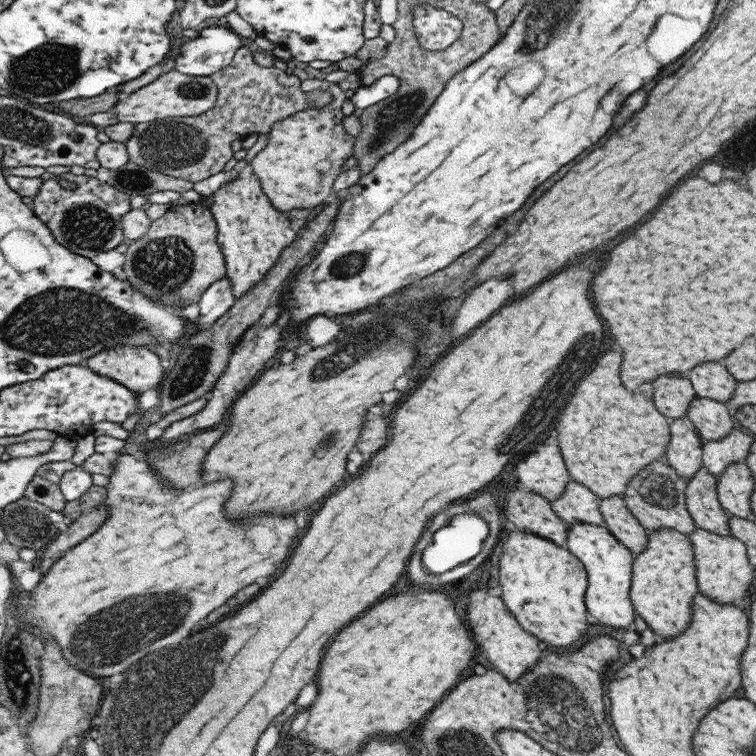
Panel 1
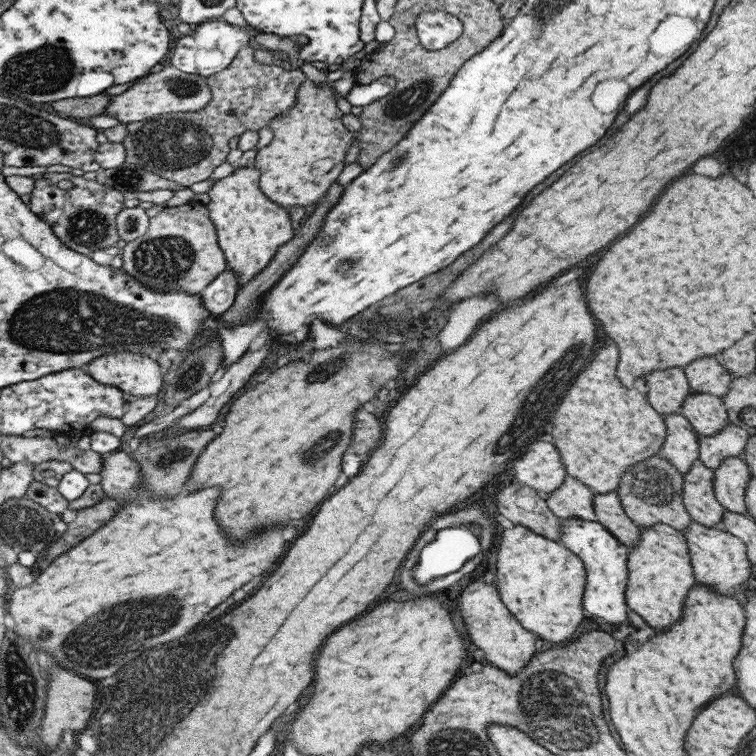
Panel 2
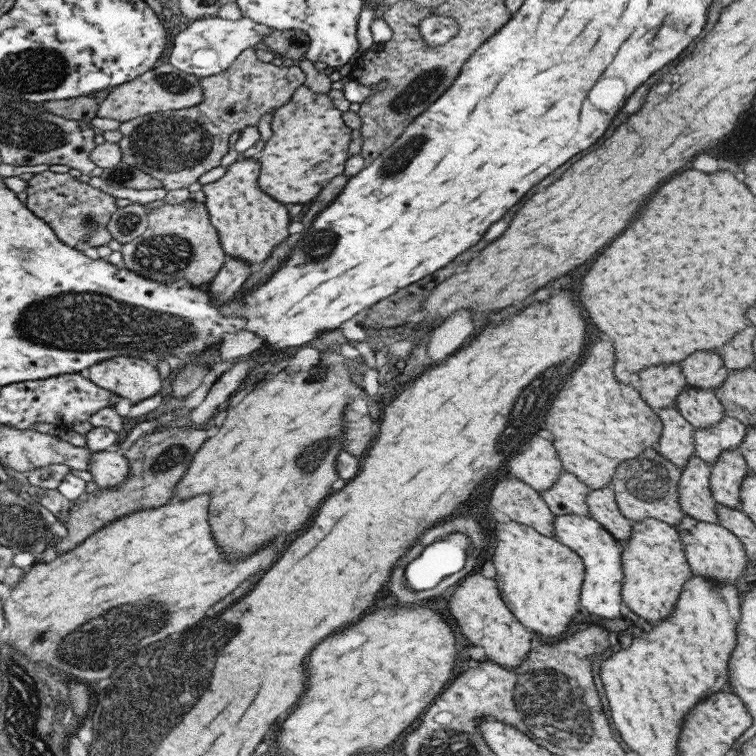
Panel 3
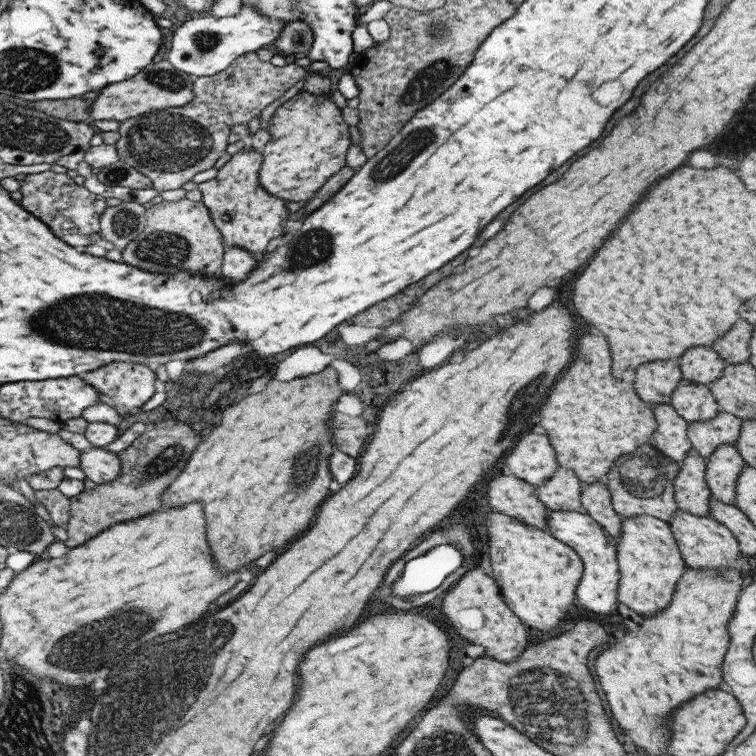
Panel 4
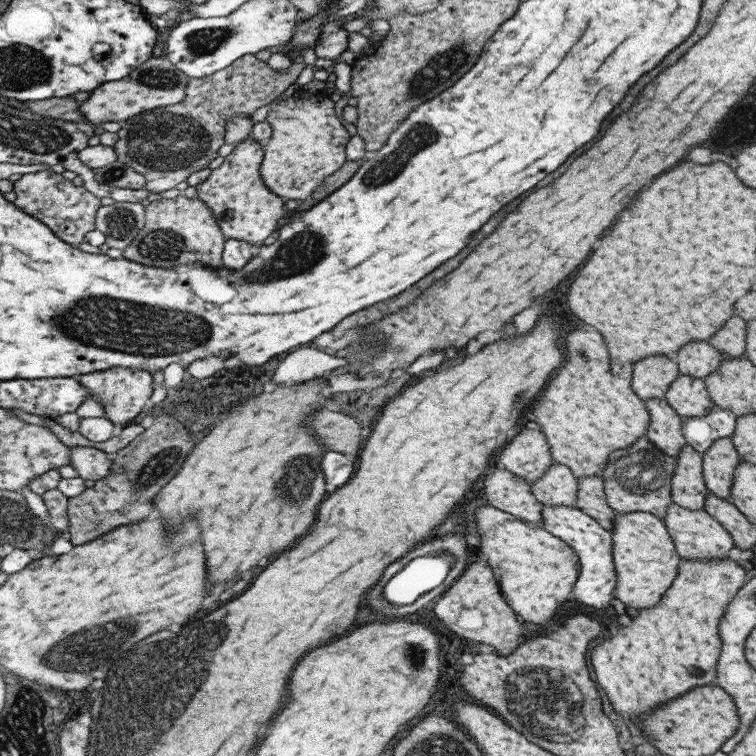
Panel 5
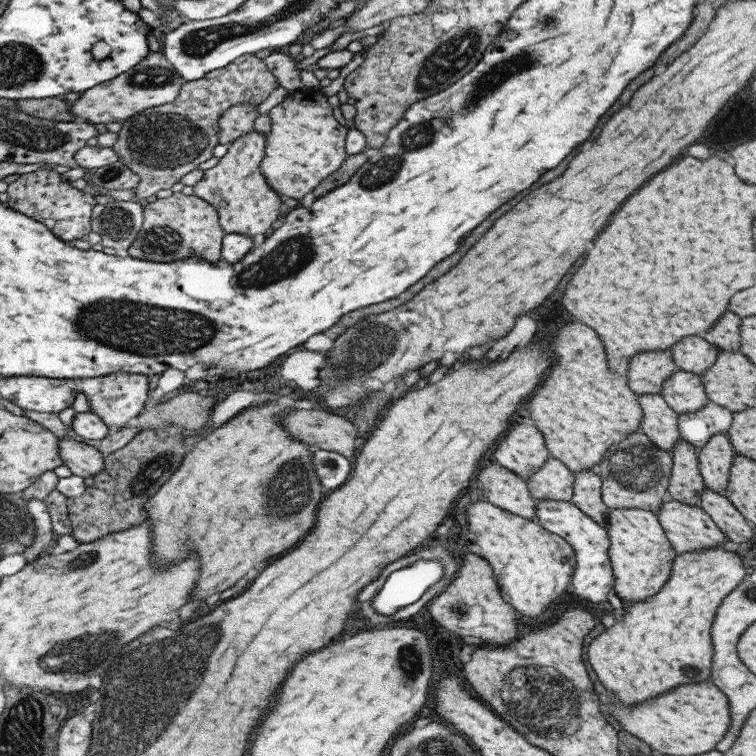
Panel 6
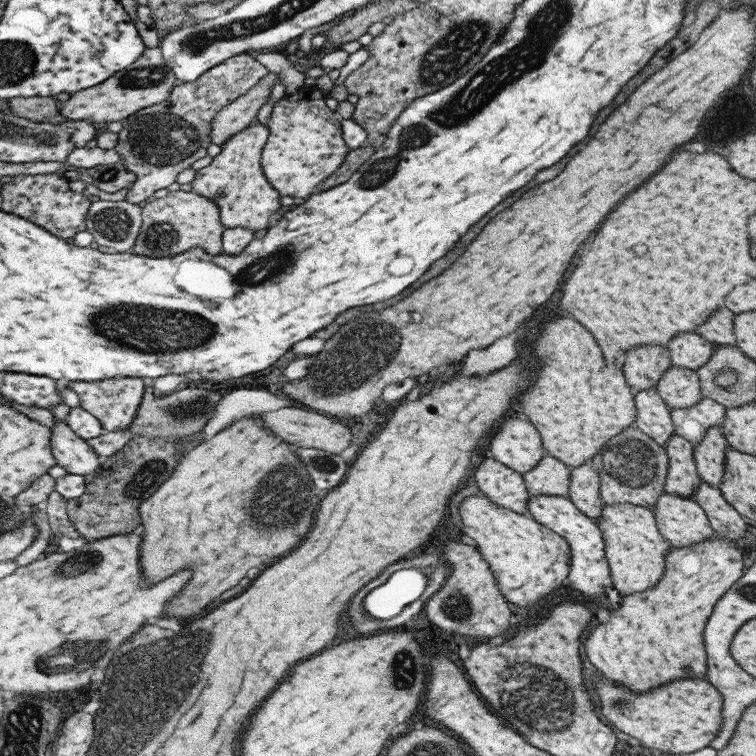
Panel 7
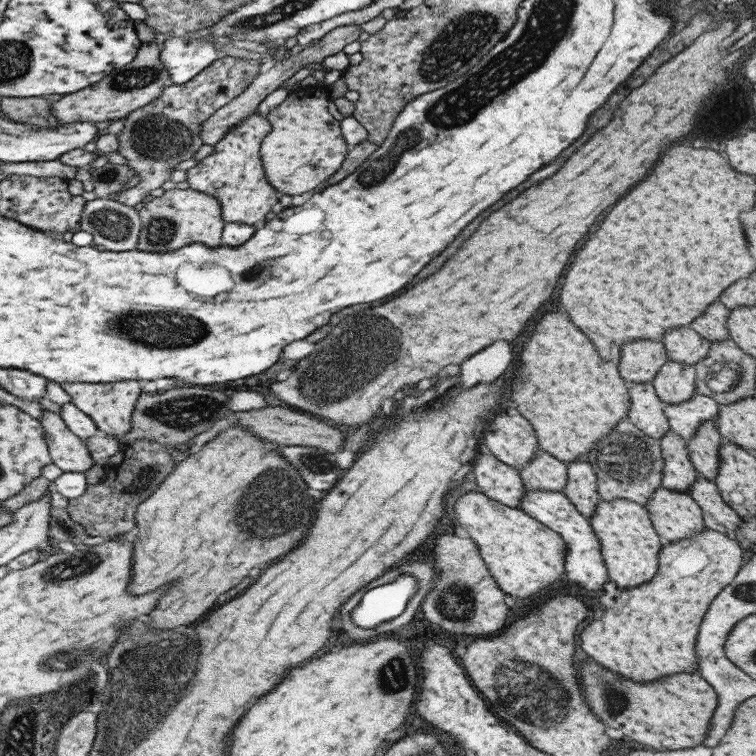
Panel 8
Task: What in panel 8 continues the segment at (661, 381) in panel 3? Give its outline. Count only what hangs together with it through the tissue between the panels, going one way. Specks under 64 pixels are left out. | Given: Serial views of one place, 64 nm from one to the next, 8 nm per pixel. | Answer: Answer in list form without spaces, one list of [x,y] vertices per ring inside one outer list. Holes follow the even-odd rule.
[[[651,340],[623,344],[619,353],[617,371],[627,384],[651,383],[657,370],[668,360],[663,344]]]

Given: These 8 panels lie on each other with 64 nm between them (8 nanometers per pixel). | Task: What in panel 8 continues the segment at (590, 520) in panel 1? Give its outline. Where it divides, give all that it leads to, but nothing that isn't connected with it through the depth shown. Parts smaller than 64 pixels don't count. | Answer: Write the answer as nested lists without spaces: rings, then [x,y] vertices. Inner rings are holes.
[[[538,449],[535,458],[519,470],[524,490],[562,492],[567,480],[566,463]]]

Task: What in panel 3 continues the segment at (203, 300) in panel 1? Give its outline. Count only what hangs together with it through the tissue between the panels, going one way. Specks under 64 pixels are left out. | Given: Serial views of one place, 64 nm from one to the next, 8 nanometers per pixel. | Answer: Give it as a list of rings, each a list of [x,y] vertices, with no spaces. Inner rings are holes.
[[[227,257],[218,273],[210,280],[206,288],[213,306],[227,304],[233,295],[240,291],[249,273],[259,270],[261,264],[247,264],[241,259]]]

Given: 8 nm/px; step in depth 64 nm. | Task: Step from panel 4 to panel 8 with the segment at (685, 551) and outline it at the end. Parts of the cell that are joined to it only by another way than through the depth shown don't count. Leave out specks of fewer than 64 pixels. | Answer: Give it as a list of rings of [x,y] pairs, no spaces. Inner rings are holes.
[[[659,486],[644,507],[655,533],[664,542],[685,540],[706,528],[701,509],[686,493]]]

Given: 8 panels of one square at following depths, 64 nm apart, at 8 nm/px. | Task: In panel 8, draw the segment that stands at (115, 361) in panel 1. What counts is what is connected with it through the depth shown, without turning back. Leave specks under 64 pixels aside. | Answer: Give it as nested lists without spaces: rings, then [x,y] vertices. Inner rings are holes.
[[[138,380],[115,381],[114,383],[59,383],[60,387],[70,396],[73,406],[81,412],[91,417],[95,422],[97,430],[107,433],[107,435],[125,434],[131,429],[131,416],[135,402],[141,394],[141,388]]]

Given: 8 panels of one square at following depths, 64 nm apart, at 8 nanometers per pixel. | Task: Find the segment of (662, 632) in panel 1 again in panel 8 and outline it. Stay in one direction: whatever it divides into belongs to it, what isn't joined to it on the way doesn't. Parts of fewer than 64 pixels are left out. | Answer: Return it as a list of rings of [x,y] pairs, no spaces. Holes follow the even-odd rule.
[[[600,500],[595,512],[587,517],[587,521],[599,539],[599,552],[607,569],[608,580],[615,582],[617,588],[641,586],[649,582],[657,572],[657,554],[664,541],[655,533],[644,506],[631,503],[629,500],[604,501]]]

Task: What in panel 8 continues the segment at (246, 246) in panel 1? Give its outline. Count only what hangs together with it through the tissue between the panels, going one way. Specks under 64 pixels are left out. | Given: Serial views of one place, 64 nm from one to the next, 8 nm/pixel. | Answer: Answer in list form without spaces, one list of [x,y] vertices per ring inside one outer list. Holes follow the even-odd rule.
[[[257,110],[243,122],[233,126],[213,145],[213,151],[199,160],[198,164],[185,170],[189,189],[213,196],[221,206],[224,223],[240,223],[262,228],[265,214],[277,204],[279,193],[267,182],[261,159],[260,144],[270,131],[266,116],[259,116]]]

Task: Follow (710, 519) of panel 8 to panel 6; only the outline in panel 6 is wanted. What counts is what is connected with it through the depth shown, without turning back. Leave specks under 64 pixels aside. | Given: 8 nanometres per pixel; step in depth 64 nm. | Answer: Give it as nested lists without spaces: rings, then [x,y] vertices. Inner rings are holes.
[[[704,487],[698,506],[709,515],[717,528],[725,533],[731,547],[753,538],[752,525],[723,495],[716,494],[713,490]]]

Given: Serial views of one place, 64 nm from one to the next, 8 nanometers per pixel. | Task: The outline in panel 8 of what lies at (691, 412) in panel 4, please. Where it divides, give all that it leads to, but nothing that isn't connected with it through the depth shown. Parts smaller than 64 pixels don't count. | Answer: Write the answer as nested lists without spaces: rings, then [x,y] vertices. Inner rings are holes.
[[[667,360],[651,380],[659,400],[666,404],[687,402],[695,394],[694,366]]]

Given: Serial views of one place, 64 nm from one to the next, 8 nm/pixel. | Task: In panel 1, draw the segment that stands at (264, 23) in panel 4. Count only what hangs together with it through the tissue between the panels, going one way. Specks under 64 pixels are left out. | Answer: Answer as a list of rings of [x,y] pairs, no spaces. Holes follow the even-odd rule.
[[[211,26],[198,32],[197,36],[183,42],[179,48],[179,54],[174,60],[174,69],[181,74],[187,76],[210,76],[226,67],[231,62],[236,50],[243,46],[240,36],[233,33],[231,30]]]

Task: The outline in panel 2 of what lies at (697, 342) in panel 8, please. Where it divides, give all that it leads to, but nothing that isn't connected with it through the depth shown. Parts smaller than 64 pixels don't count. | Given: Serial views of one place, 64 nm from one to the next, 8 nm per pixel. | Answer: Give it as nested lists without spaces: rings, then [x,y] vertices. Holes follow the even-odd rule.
[[[715,358],[695,360],[695,364],[689,364],[683,372],[693,393],[713,394],[721,399],[729,390],[731,374],[721,368]]]

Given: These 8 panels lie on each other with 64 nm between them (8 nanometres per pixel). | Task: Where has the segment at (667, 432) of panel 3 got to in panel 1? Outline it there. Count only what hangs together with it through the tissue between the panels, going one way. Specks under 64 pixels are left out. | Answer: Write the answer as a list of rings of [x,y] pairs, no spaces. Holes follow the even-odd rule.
[[[687,417],[671,418],[668,425],[669,442],[662,460],[675,470],[677,476],[688,480],[702,466],[701,440]]]

